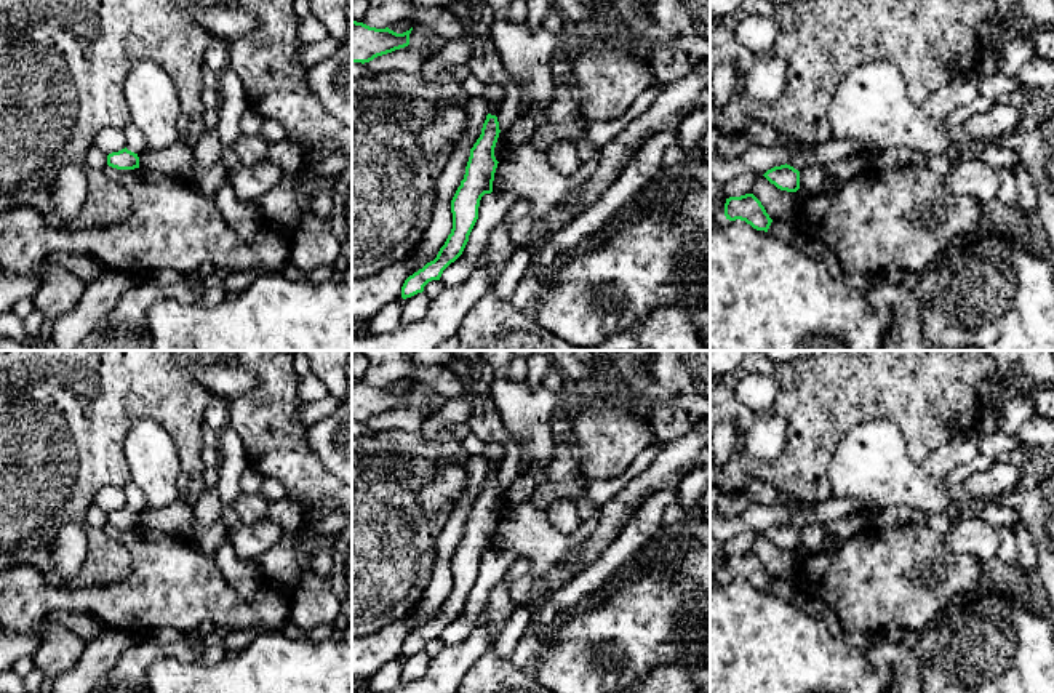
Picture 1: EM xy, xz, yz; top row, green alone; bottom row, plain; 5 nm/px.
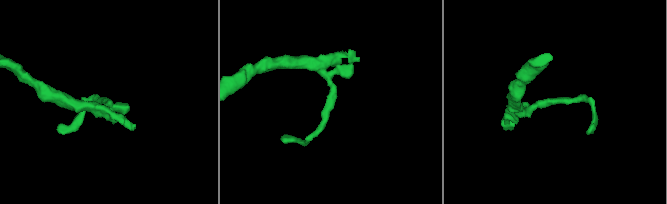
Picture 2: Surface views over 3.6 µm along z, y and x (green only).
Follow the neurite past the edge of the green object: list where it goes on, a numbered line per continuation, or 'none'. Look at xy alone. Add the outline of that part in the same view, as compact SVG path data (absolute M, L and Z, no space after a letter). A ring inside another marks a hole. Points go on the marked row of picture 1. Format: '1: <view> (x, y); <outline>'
none

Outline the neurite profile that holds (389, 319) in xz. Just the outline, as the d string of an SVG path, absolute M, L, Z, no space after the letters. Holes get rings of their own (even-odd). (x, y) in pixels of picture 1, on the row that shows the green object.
M403 298L384 306L369 322L366 334L384 334L397 330L401 325Z

